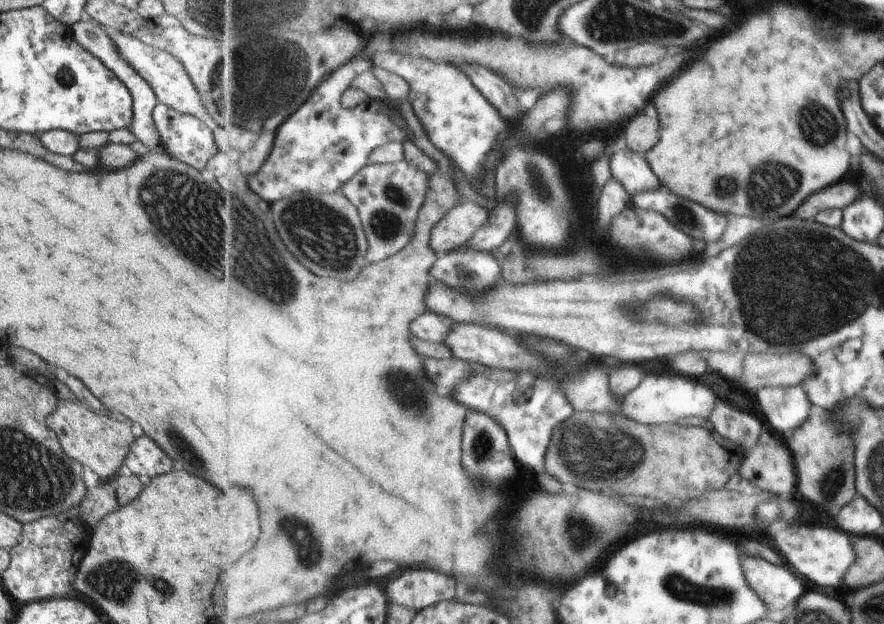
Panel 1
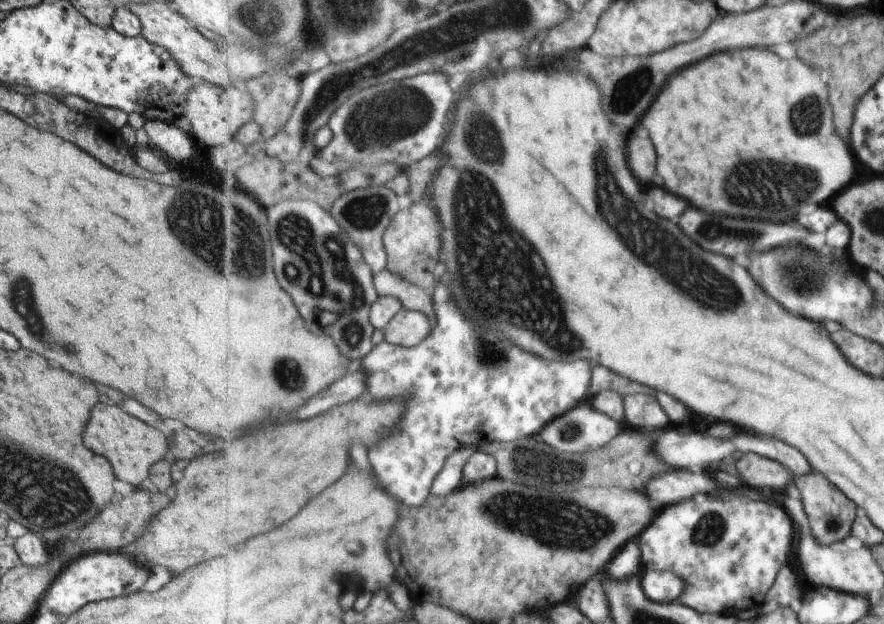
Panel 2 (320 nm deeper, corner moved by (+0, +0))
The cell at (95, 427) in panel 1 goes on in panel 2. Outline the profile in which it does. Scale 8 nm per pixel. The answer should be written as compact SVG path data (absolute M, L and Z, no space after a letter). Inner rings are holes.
M97 402L89 410L87 426L83 430L83 446L92 454L101 456L111 466L115 479L132 487L146 486L148 471L152 465L167 458L168 441L159 430L124 413L115 404Z

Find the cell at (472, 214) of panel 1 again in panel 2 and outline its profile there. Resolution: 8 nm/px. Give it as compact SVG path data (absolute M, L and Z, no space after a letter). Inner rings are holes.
M415 201L409 208L400 210L393 216L385 230L383 245L388 255L388 269L395 275L402 275L410 284L423 288L432 295L437 289L435 268L440 255L441 226L437 220L436 211L425 201Z

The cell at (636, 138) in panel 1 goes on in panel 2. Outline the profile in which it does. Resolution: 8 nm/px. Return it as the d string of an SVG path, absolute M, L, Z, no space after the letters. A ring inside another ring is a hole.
M633 133L629 135L628 160L631 162L631 170L637 174L641 182L651 182L657 174L657 152L649 138L635 138Z

